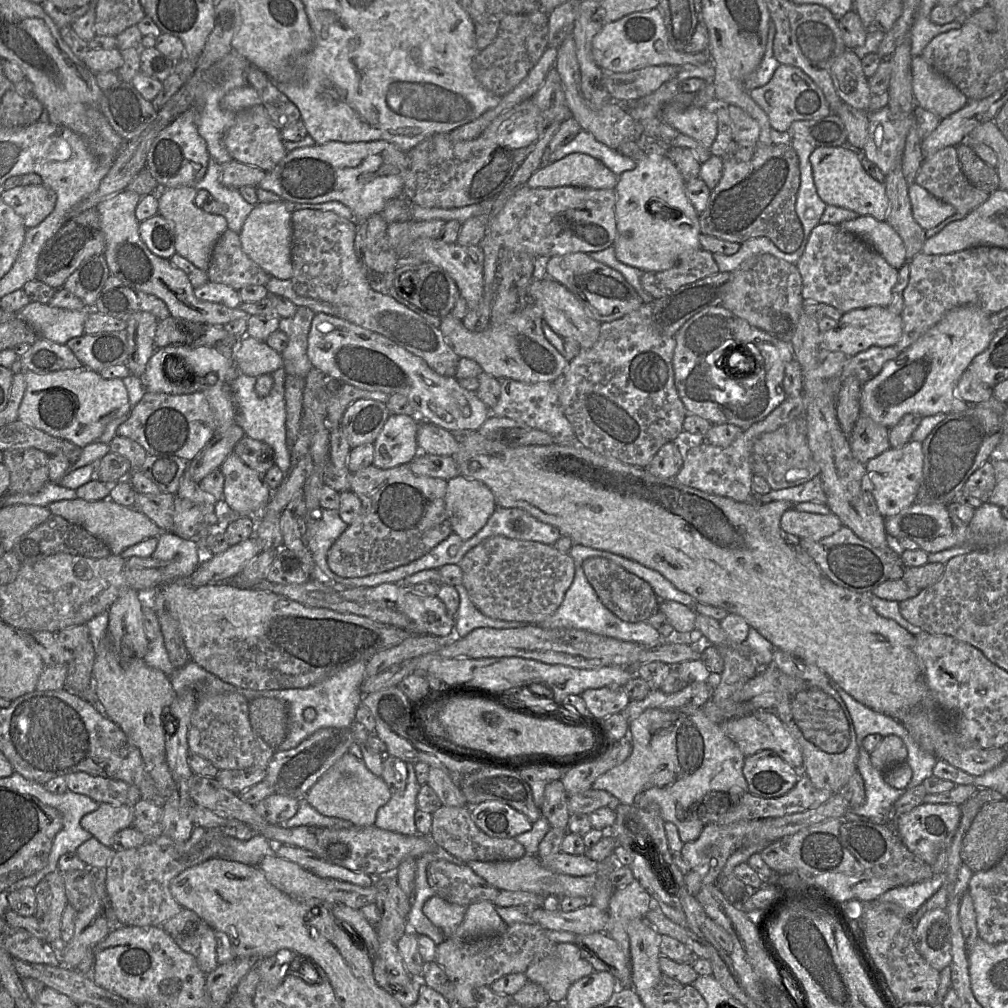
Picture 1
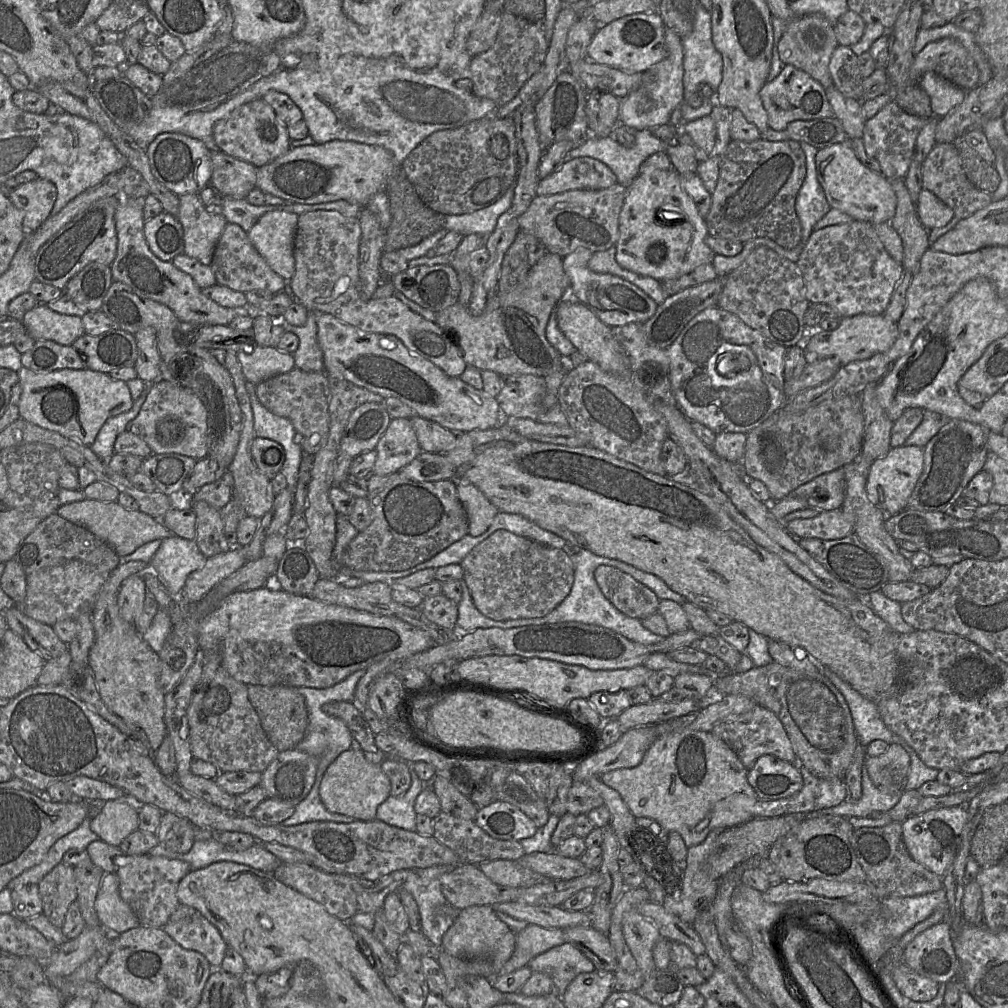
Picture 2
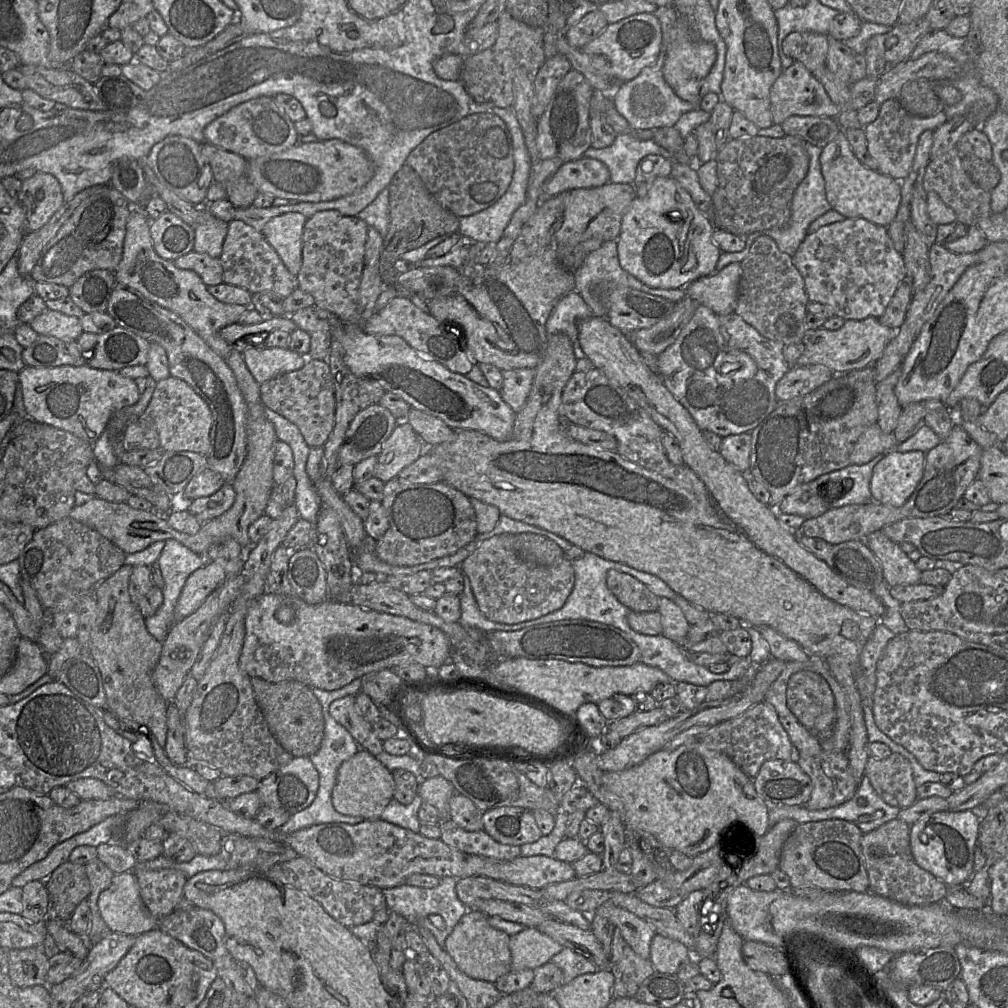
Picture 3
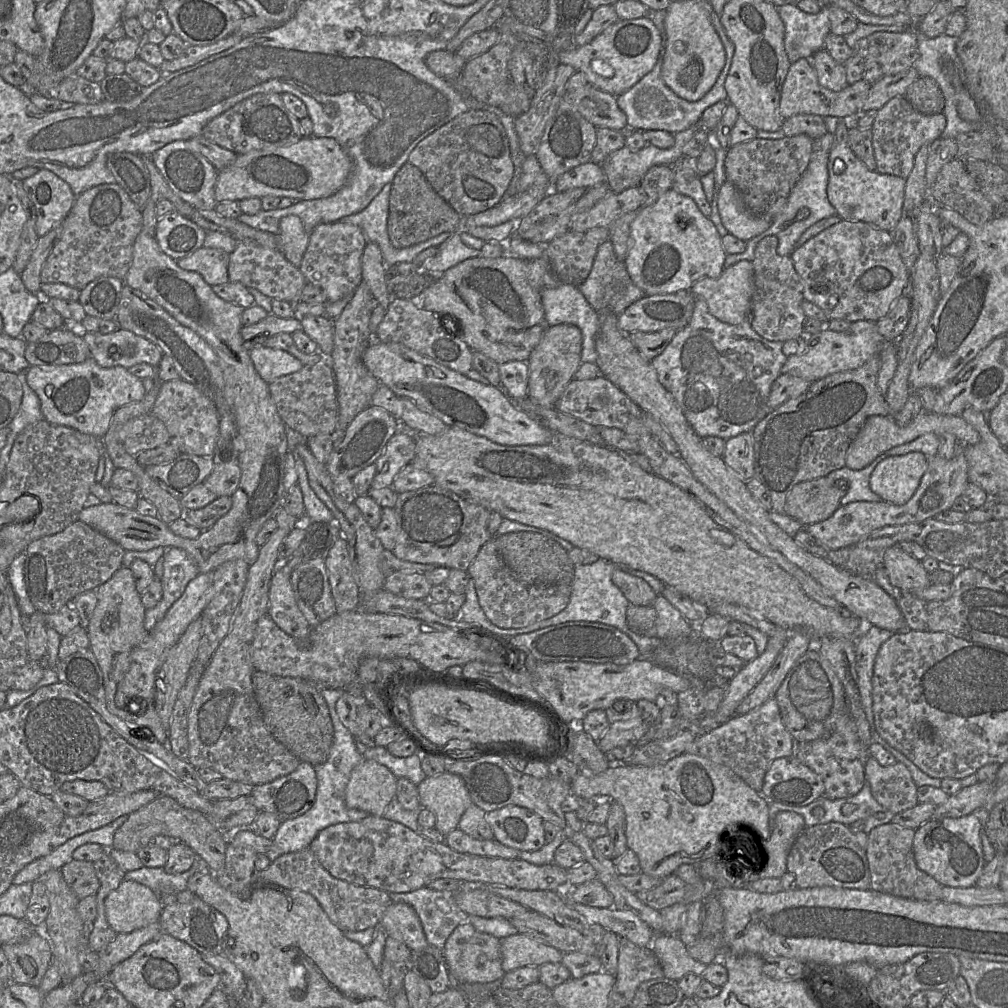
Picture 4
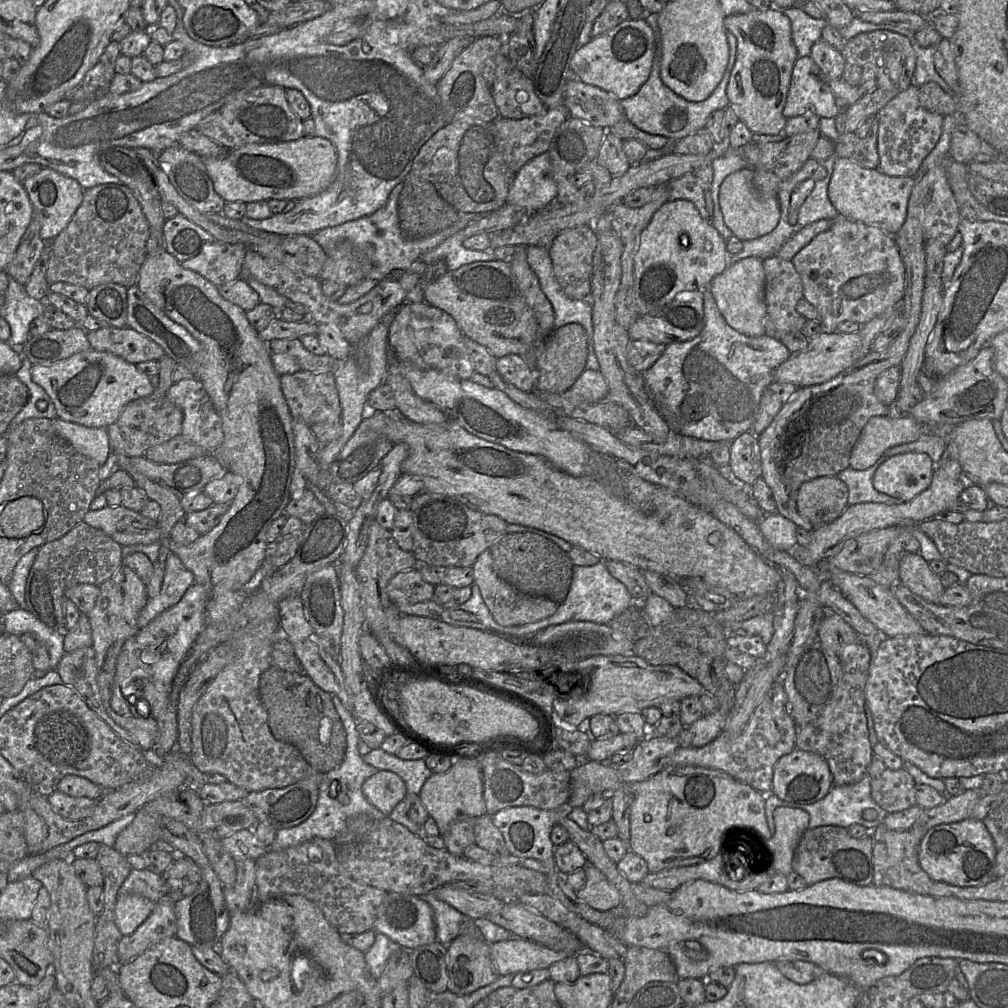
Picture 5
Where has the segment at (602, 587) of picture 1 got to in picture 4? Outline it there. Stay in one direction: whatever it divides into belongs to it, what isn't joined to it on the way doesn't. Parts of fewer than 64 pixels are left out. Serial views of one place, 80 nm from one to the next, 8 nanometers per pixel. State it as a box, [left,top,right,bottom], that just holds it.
[611,569,657,606]

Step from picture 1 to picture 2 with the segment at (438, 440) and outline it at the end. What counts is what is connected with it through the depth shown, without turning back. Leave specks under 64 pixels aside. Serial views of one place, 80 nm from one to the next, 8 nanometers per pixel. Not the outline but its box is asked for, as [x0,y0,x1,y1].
[410,415,457,453]

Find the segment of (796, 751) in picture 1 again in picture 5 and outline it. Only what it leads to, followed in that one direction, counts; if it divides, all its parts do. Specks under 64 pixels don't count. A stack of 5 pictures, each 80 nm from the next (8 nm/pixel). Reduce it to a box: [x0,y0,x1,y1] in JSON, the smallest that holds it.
[668,680,796,793]

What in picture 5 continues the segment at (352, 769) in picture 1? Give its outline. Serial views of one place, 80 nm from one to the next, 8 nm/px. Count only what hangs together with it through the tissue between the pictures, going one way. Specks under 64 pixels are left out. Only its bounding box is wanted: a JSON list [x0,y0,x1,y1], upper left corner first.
[362,770,408,815]

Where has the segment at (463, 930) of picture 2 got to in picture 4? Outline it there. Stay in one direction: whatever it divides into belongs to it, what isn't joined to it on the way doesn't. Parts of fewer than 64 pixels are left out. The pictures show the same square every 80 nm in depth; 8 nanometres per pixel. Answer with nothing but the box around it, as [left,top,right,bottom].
[444,922,502,984]

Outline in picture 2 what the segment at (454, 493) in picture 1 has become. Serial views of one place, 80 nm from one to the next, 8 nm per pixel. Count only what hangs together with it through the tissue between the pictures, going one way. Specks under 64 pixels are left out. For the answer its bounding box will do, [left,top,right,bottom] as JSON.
[456,482,499,537]

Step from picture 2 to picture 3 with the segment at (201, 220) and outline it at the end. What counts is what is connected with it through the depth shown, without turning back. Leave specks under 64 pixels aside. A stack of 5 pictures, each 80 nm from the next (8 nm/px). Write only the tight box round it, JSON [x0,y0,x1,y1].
[193,212,228,258]

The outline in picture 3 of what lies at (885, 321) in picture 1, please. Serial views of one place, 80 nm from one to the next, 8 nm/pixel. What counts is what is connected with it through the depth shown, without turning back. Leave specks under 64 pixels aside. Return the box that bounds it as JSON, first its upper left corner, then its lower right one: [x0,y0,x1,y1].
[797,317,895,374]

